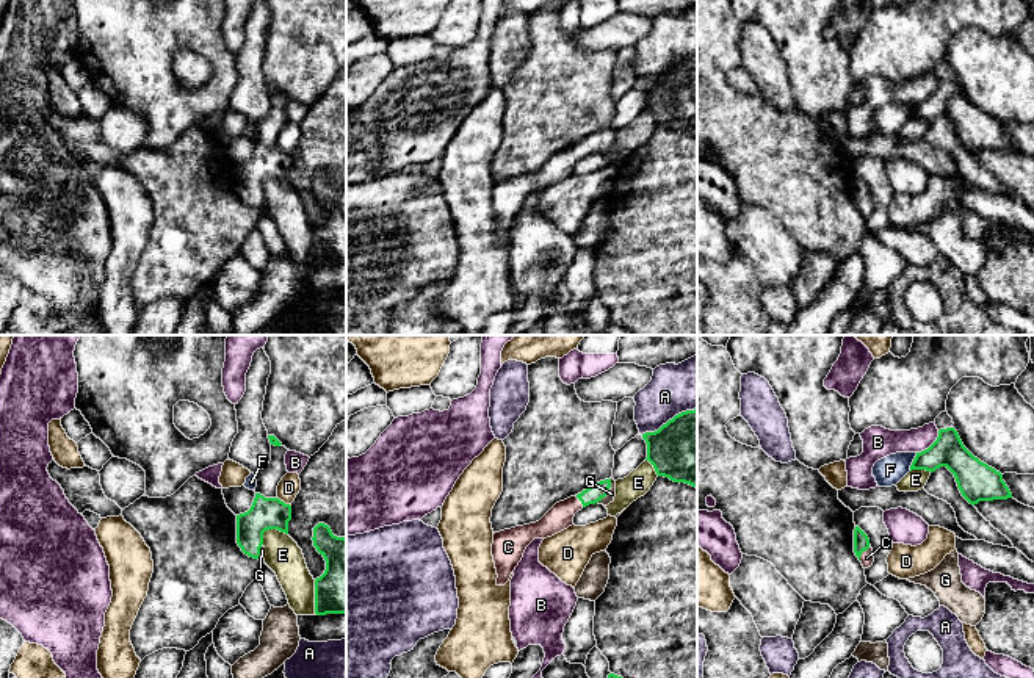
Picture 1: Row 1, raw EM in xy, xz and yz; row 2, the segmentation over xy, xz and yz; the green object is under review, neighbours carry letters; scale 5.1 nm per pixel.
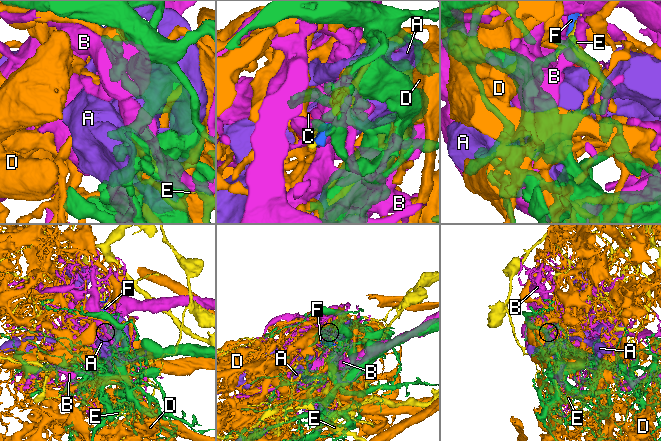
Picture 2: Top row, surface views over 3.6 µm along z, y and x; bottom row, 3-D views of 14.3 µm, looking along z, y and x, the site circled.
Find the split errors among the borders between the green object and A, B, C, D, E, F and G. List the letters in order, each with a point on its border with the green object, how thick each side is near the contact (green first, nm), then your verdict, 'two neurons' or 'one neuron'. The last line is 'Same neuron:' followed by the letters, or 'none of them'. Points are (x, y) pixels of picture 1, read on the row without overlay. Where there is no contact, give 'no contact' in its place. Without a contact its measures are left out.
A: contact xz (669, 69); calibres 380 and 260 nm; two neurons
B: contact yz (931, 94); calibres 170 and 150 nm; two neurons
C: contact yz (862, 201); calibres 80 and 70 nm; one neuron
D: contact xy (282, 151); calibres 160 and 110 nm; two neurons
E: contact xy (270, 177); calibres 160 and 190 nm; two neurons
F: contact yz (912, 111); calibres 160 and 150 nm; two neurons
G: contact xz (608, 140); calibres 90 and 50 nm; one neuron
Same neuron: C, G

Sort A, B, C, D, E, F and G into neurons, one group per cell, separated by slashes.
A / B F / C G / D / E

